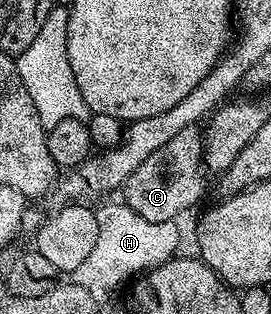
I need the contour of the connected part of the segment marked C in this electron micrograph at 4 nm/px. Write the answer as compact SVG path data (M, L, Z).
M187 126L178 136L162 144L158 152L150 152L150 156L130 172L122 187L122 198L145 220L175 222L179 214L199 204L204 194L204 174L204 135L196 126Z

